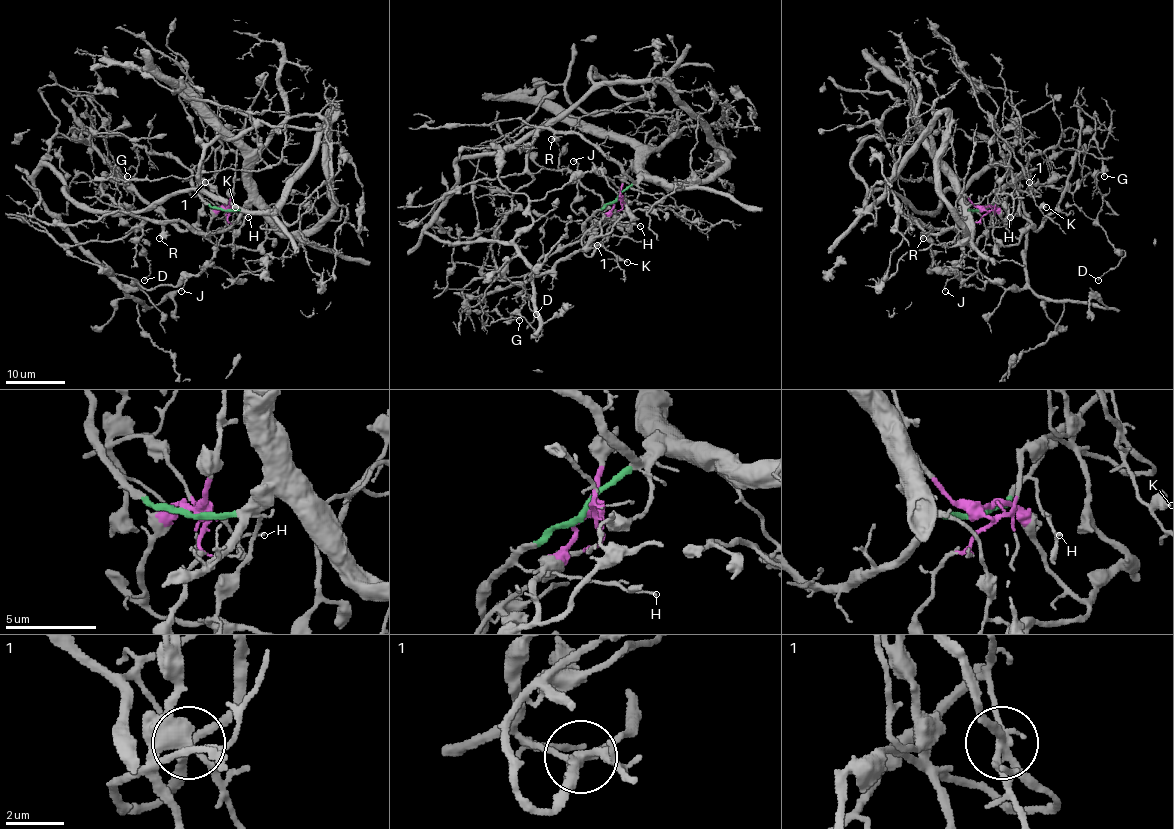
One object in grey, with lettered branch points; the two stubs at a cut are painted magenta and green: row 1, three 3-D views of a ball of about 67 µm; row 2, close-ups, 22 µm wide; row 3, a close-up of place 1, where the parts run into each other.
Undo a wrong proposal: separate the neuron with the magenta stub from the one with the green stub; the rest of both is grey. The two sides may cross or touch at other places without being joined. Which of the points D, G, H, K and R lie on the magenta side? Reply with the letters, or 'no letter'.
D, G

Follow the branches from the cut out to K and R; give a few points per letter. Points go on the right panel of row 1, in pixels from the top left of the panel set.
K: (983, 210), (1025, 170), (1035, 204), (1046, 207)
R: (983, 210), (967, 212), (949, 230), (931, 233), (917, 221), (923, 239)

